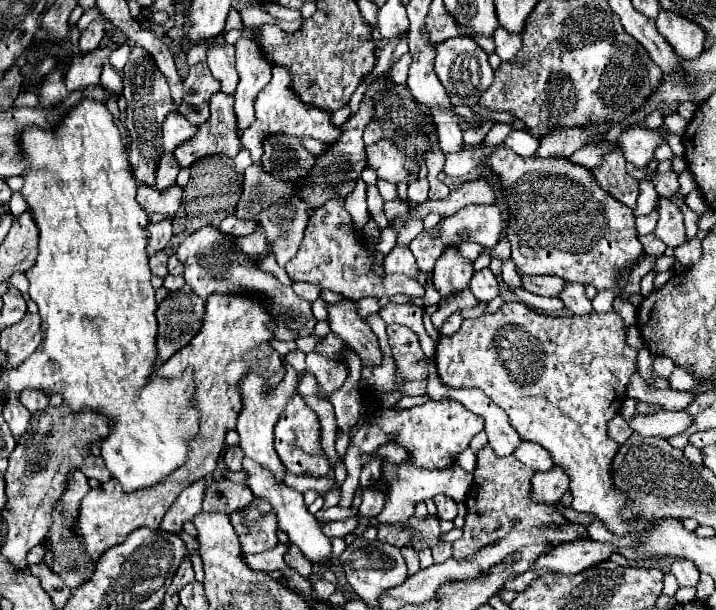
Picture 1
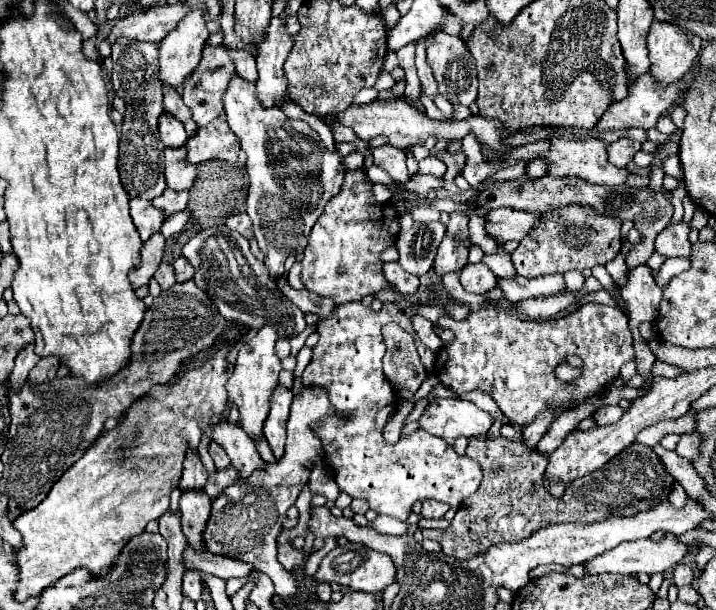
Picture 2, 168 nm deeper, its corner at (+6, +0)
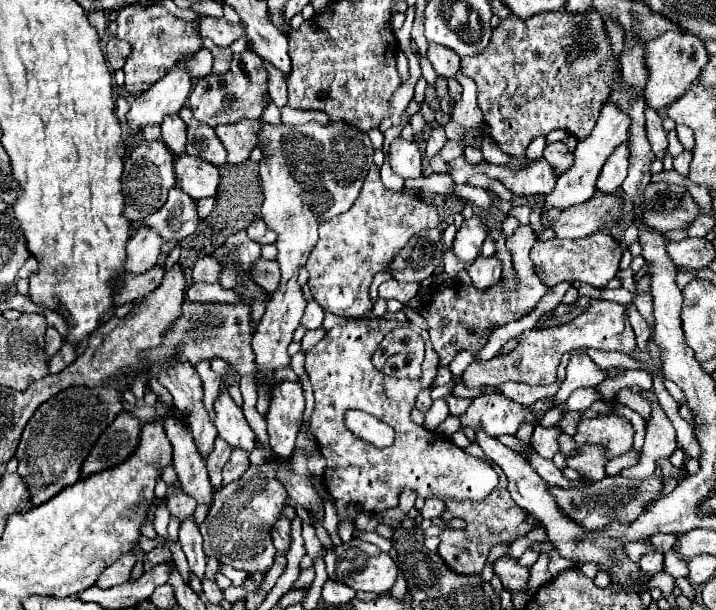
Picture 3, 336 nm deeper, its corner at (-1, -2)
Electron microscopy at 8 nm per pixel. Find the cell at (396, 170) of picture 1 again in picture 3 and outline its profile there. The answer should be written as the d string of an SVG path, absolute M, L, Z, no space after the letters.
M397 138L389 146L389 164L395 174L401 178L419 178L421 168L421 152L415 142L407 142L403 138Z

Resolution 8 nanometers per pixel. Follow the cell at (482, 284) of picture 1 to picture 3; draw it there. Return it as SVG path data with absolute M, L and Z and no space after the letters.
M479 256L469 268L467 268L471 282L477 290L487 290L491 286L495 286L501 280L501 262L491 256L491 258L483 258Z

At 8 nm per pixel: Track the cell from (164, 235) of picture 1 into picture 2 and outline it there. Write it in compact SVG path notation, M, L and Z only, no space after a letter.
M154 234L148 242L144 242L142 252L140 252L140 264L130 272L130 284L134 288L140 288L148 284L148 280L154 276L162 262L162 252L164 252L164 236Z

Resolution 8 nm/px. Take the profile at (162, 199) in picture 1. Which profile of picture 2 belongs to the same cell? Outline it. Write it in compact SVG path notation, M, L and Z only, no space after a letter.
M133 198L130 200L130 216L136 224L136 230L146 242L154 232L160 232L160 226L164 222L164 216L158 208L154 208L148 200L142 198Z

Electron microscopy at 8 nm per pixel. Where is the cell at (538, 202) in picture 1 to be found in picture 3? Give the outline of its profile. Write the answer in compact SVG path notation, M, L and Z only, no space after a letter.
M593 232L585 238L577 238L577 240L545 240L545 242L537 242L531 250L531 262L535 266L537 276L541 278L541 282L545 282L545 286L555 286L559 282L587 282L591 286L605 286L611 278L615 278L617 270L619 270L619 260L621 260L623 248L621 242L617 242L611 234L607 232Z

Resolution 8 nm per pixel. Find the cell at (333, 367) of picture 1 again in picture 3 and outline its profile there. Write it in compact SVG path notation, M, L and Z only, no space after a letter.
M283 458L269 460L259 466L249 466L249 470L239 480L215 492L209 514L205 522L199 526L205 556L215 556L221 564L245 570L249 574L265 574L265 568L273 566L277 550L273 546L271 530L289 500L283 482L277 478L277 472L281 470L289 470L289 462Z

